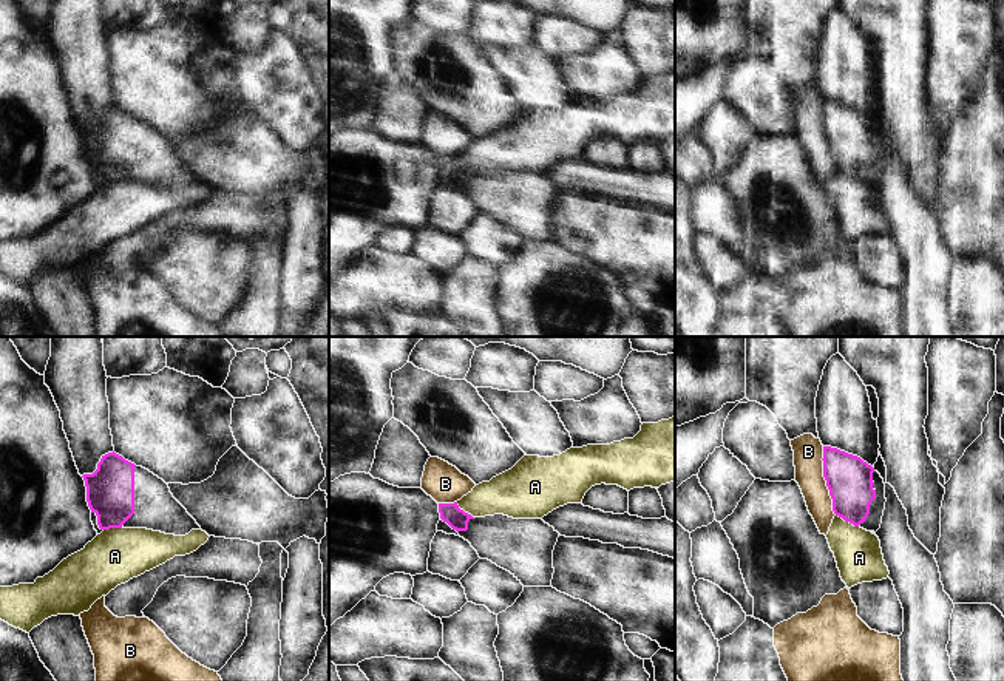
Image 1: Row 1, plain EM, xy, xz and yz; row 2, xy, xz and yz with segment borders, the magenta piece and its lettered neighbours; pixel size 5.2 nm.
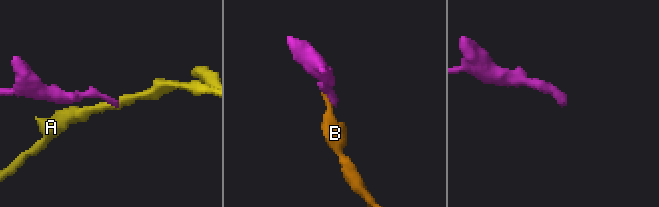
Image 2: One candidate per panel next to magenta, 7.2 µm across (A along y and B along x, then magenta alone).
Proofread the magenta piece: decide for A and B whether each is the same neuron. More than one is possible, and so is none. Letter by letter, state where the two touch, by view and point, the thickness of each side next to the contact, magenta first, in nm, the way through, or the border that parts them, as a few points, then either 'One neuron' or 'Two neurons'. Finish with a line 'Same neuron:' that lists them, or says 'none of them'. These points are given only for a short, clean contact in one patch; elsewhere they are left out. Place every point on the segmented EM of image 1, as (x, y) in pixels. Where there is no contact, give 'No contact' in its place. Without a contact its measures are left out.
A: Touches magenta at yz (847, 521). Thickness 240 nm (magenta) against 240 nm. Boundary: yz (836, 514), (858, 527). Two neurons
B: Touches magenta at yz (825, 479). Thickness 240 nm (magenta) against 160 nm. Two neurons
Same neuron: none of them.

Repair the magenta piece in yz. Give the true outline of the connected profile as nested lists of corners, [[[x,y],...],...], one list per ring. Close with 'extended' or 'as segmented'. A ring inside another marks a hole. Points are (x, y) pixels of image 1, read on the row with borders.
[[[823,446],[822,460],[834,514],[876,533],[887,502],[880,474],[860,457],[831,446]]]; extended

